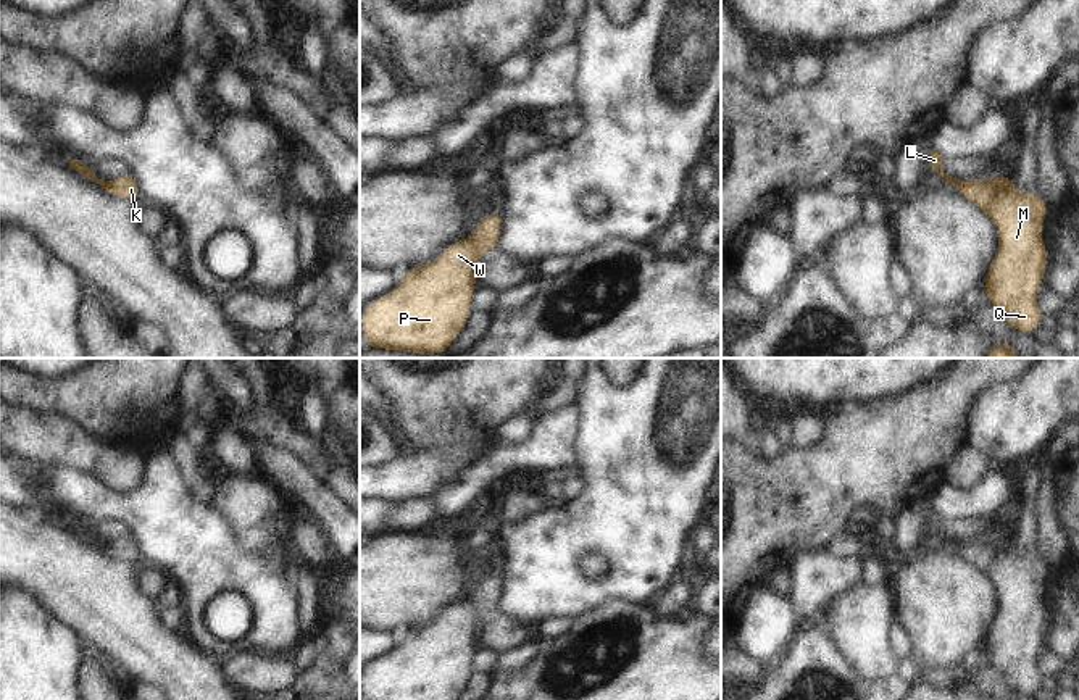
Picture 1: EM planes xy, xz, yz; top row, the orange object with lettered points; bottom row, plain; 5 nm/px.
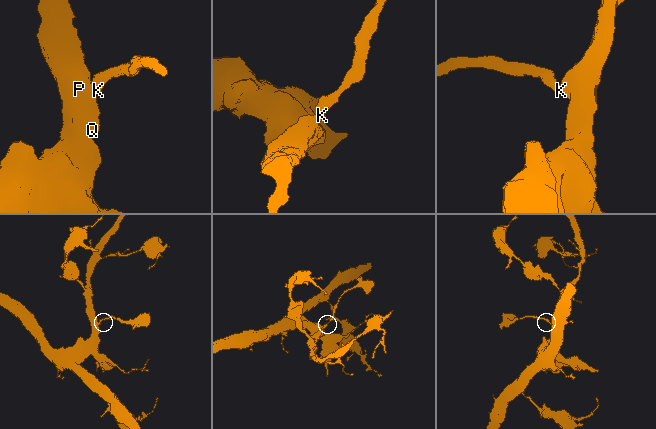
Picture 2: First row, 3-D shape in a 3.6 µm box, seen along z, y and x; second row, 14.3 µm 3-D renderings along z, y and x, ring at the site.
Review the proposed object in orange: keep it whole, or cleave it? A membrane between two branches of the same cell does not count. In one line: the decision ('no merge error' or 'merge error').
no merge error

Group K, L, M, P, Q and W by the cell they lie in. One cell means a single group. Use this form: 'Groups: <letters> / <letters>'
Groups: K L M P Q W.

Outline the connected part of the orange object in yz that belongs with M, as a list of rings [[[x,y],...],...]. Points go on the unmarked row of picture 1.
[[[937,508],[931,513],[929,529],[995,585],[998,610],[982,645],[985,661],[1005,676],[1013,692],[1034,694],[1042,682],[1037,653],[1044,645],[1048,616],[1042,598],[1048,574],[1045,561],[1037,553],[1021,555],[1010,537],[984,542],[977,537],[968,542],[948,537]]]

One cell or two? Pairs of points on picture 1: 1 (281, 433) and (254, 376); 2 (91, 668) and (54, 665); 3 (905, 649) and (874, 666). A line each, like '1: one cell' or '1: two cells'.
1: one cell
2: two cells
3: two cells

